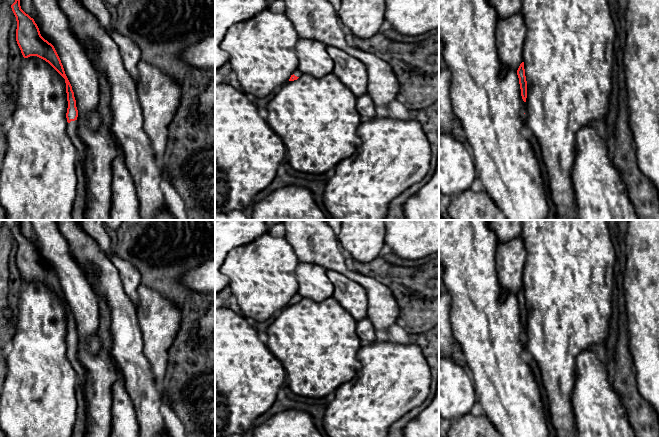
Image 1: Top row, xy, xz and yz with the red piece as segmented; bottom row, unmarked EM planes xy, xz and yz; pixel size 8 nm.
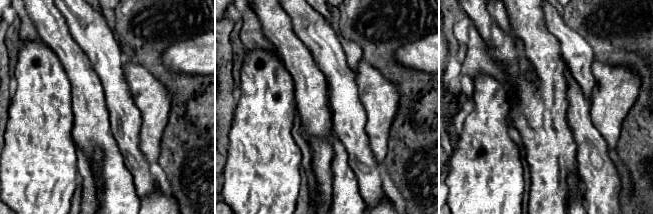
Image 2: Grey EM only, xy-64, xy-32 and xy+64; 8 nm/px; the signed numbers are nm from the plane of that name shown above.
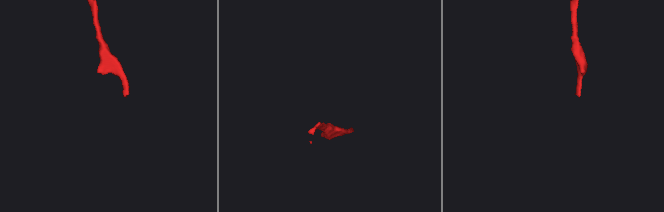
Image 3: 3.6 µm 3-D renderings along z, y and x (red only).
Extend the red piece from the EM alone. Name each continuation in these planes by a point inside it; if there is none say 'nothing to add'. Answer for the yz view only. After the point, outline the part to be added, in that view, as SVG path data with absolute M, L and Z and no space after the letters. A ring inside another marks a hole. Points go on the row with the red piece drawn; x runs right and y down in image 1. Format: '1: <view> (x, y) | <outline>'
nothing to add

